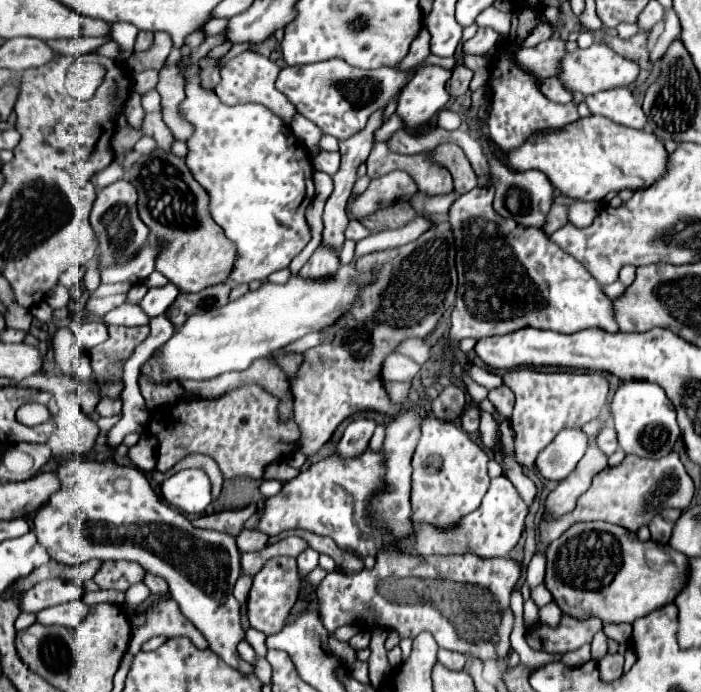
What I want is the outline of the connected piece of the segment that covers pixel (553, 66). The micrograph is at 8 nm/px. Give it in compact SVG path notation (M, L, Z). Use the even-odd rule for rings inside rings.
M554 34L550 40L540 42L534 48L524 48L516 54L518 64L534 76L558 76L560 58L566 56L566 40Z

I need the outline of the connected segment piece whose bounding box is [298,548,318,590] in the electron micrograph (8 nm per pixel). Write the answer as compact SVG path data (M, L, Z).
M306 548L306 550L298 556L298 570L300 570L300 576L302 576L302 586L300 586L300 590L308 586L308 584L304 582L304 580L306 580L306 574L308 574L310 570L314 570L316 566L318 566L318 552L312 550L312 548Z

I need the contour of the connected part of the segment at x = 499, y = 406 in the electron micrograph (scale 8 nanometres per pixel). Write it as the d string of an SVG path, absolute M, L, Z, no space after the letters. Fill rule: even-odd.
M500 386L498 390L490 390L488 400L494 404L494 408L498 412L502 412L502 416L506 420L512 418L512 410L514 410L514 394L508 386Z

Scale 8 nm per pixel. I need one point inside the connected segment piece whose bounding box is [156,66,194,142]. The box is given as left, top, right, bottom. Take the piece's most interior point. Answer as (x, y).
(171, 86)

